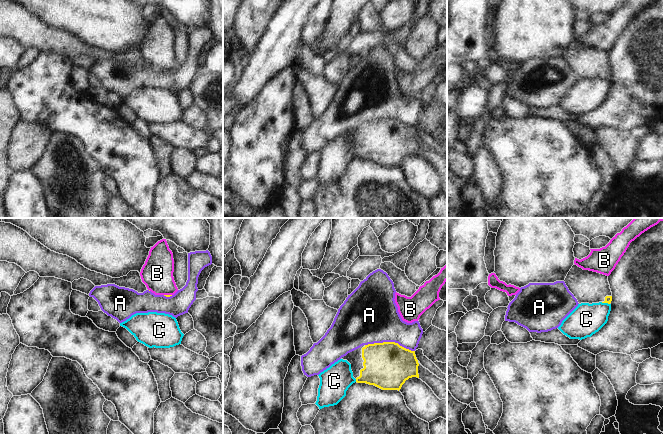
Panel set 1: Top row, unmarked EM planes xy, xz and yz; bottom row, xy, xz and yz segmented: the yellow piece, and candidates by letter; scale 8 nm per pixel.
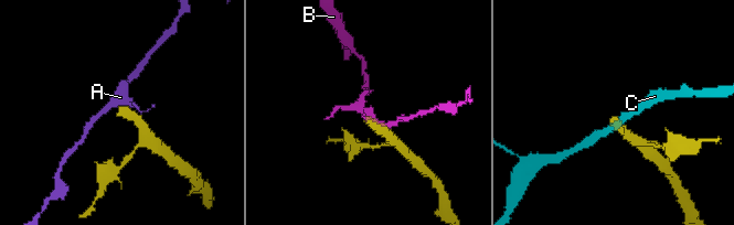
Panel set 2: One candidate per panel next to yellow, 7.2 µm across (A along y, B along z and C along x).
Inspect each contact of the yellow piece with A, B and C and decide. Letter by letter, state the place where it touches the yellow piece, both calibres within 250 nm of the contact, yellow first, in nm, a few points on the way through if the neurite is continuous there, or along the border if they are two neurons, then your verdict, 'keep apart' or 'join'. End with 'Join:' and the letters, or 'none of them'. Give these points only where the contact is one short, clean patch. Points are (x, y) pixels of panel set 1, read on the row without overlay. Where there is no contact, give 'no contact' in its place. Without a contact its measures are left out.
A: contact xz (390, 118); calibres 380 and 420 nm; border xz (365, 120), (397, 118), (414, 127); keep apart
B: contact xy (168, 71); calibres 20 and 260 nm; border xy (164, 70), (171, 71); keep apart
C: contact xz (356, 156); calibres 340 and 240 nm; border xz (355, 155), (356, 157); keep apart
Join: none of them

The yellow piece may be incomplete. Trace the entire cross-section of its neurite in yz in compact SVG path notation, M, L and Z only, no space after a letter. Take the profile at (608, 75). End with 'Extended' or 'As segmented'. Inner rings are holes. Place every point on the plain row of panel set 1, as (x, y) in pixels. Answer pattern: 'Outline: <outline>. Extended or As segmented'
Outline: M574 40L564 58L579 80L610 80L612 77L612 68L606 51L583 46Z. Extended

